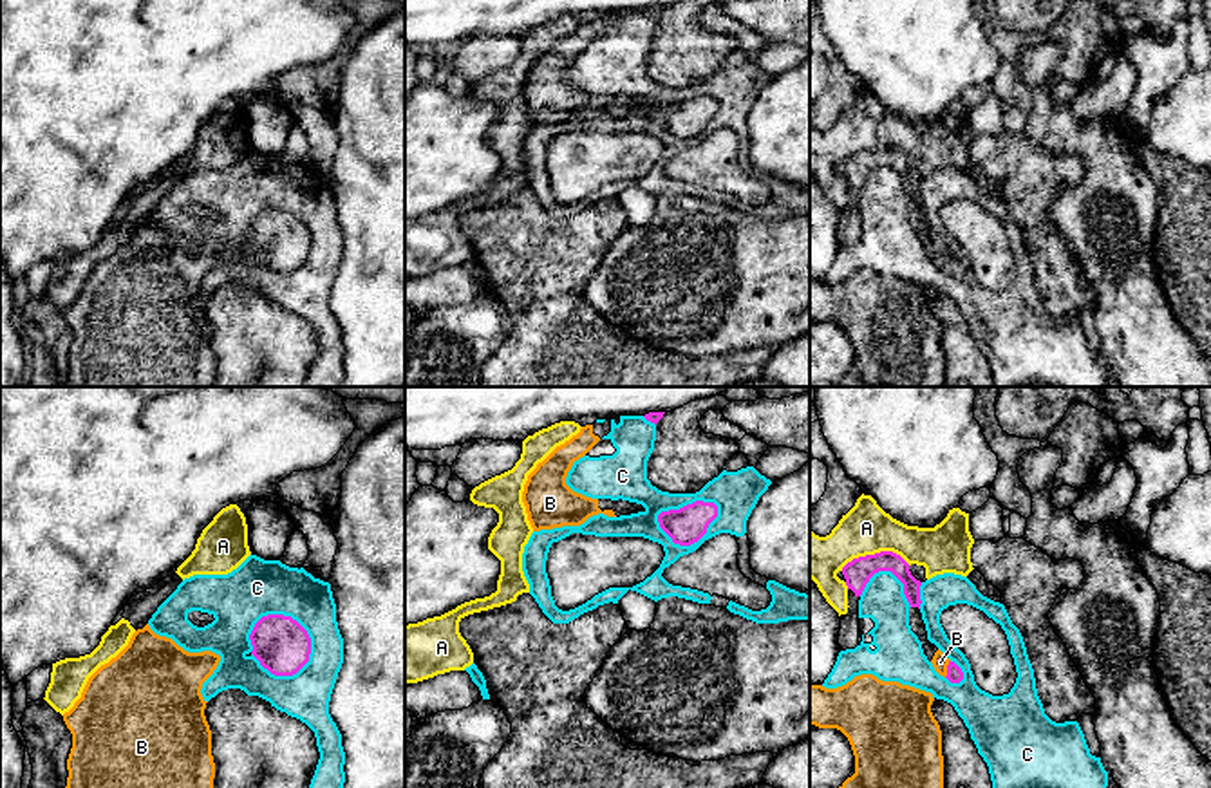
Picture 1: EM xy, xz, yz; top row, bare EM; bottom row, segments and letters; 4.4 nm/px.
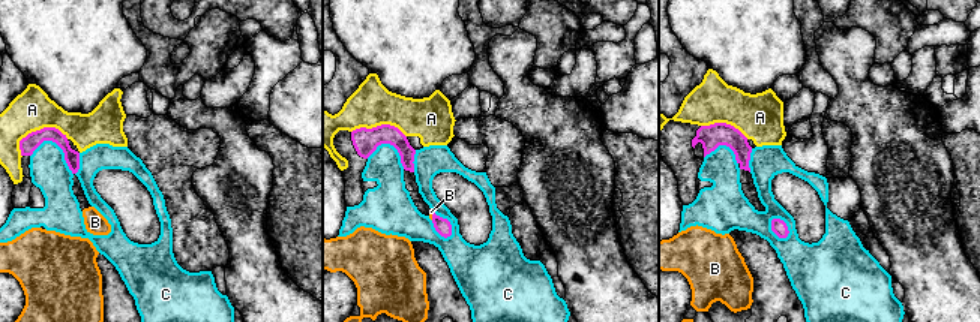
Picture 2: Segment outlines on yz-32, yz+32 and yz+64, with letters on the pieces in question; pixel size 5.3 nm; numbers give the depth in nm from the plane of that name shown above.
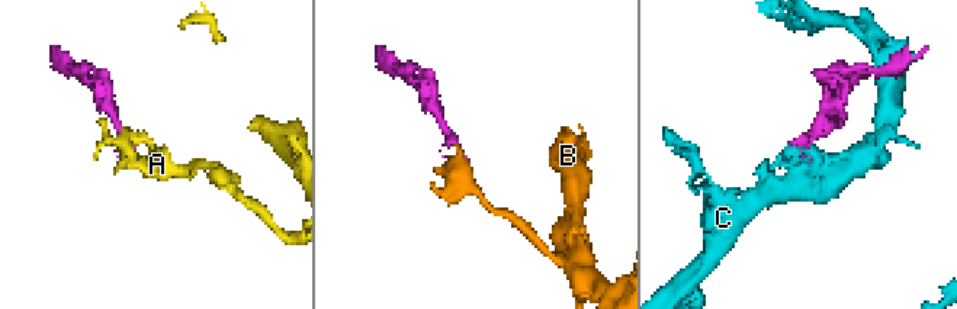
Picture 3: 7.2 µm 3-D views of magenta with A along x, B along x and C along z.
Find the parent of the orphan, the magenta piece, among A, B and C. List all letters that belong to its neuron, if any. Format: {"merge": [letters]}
{"merge": ["B"]}

